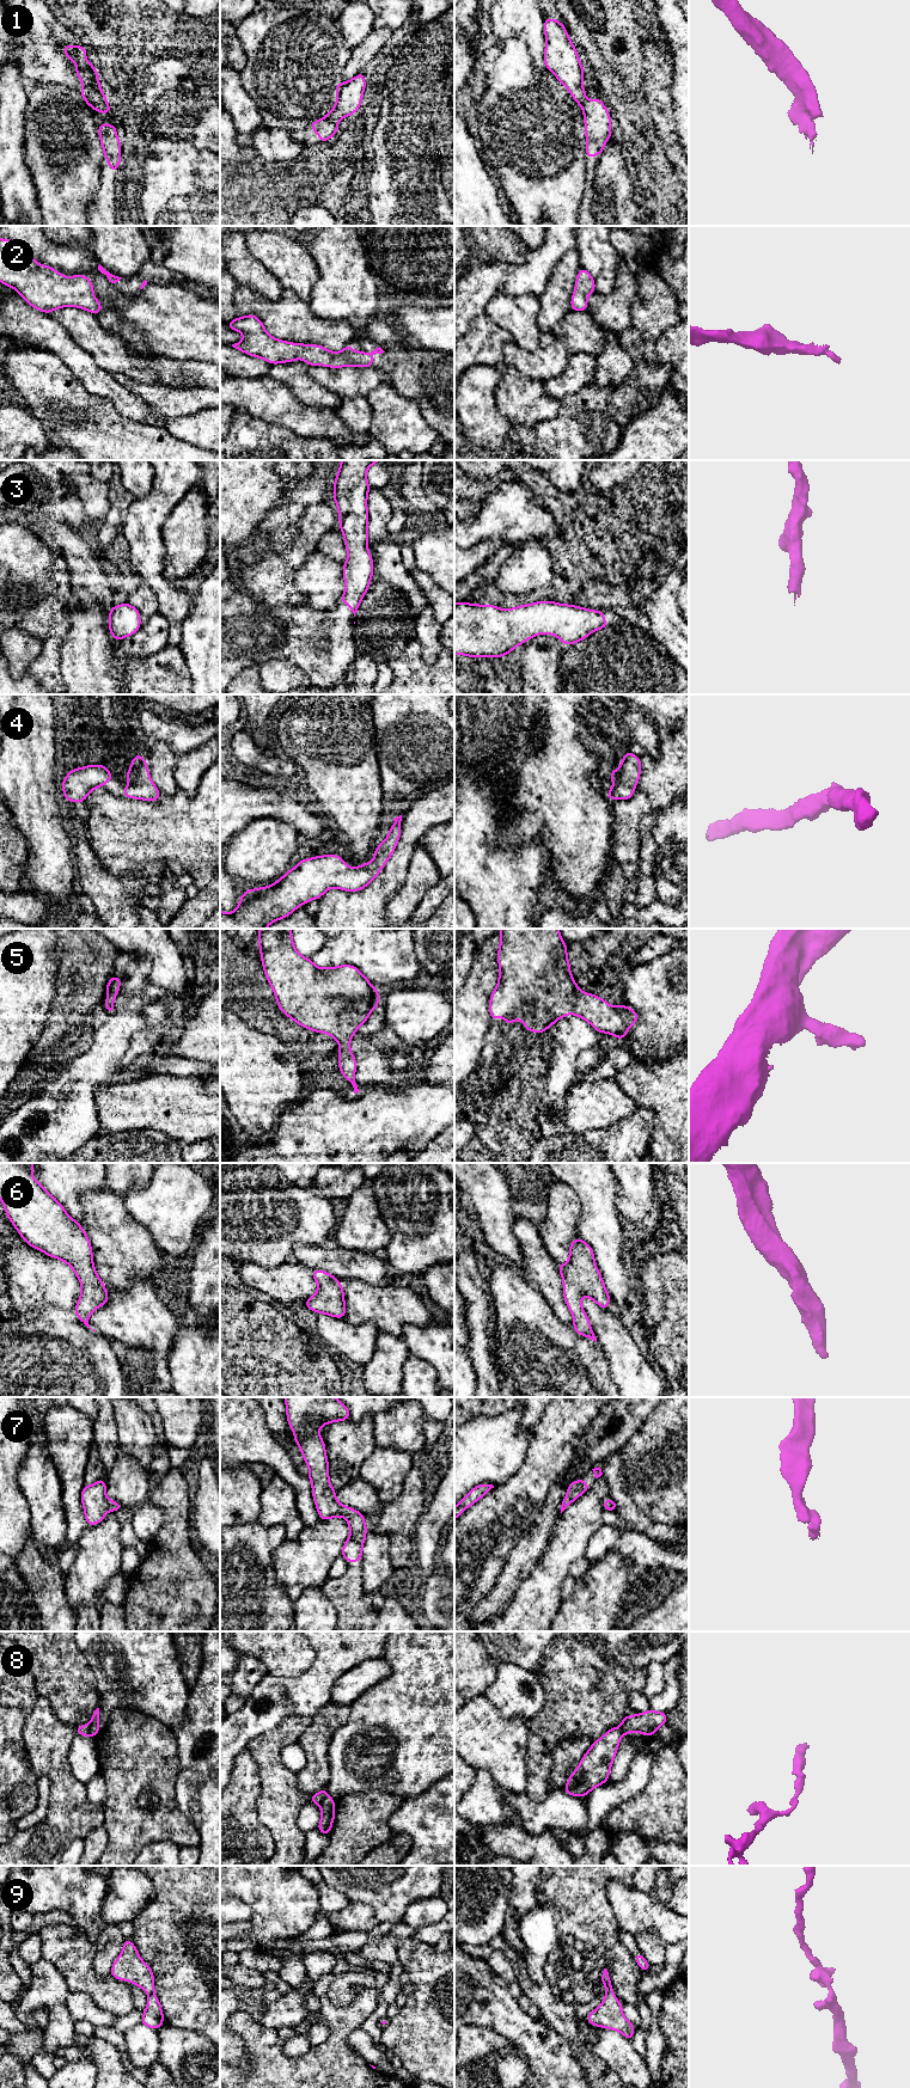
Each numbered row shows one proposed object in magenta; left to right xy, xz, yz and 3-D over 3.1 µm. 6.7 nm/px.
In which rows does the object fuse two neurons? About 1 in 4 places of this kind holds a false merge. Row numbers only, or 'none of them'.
1, 8

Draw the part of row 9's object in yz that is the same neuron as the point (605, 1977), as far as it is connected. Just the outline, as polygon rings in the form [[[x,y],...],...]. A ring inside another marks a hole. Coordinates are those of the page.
[[[606,1968],[603,1971],[600,1980],[604,1983],[606,1996],[601,2004],[587,2015],[587,2022],[598,2027],[615,2029],[622,2033],[628,2040],[631,2040],[635,2027],[623,2015],[622,2003],[615,1997],[610,1974]]]

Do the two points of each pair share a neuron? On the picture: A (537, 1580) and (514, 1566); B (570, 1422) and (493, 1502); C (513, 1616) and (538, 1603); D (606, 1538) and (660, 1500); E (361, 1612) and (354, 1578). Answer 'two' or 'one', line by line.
A: two
B: one
C: one
D: two
E: one

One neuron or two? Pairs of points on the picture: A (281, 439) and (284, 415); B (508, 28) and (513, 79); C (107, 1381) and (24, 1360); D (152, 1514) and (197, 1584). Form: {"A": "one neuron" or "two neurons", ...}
{"A": "two neurons", "B": "two neurons", "C": "one neuron", "D": "two neurons"}

